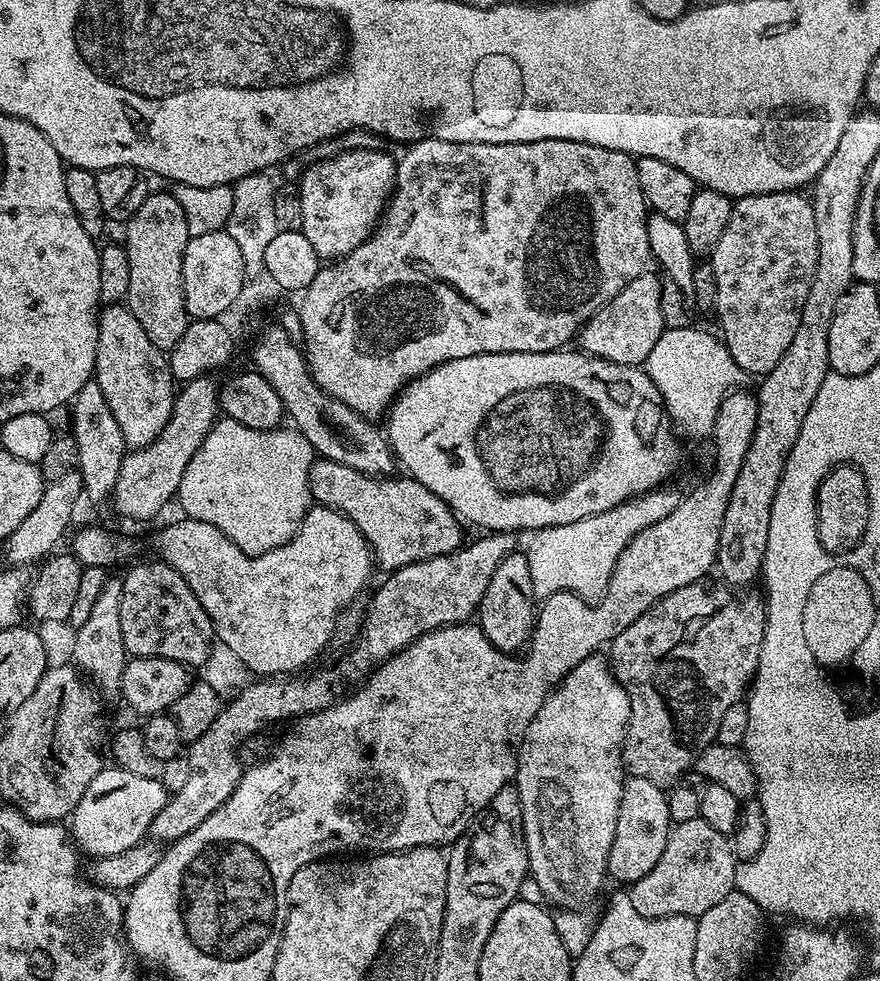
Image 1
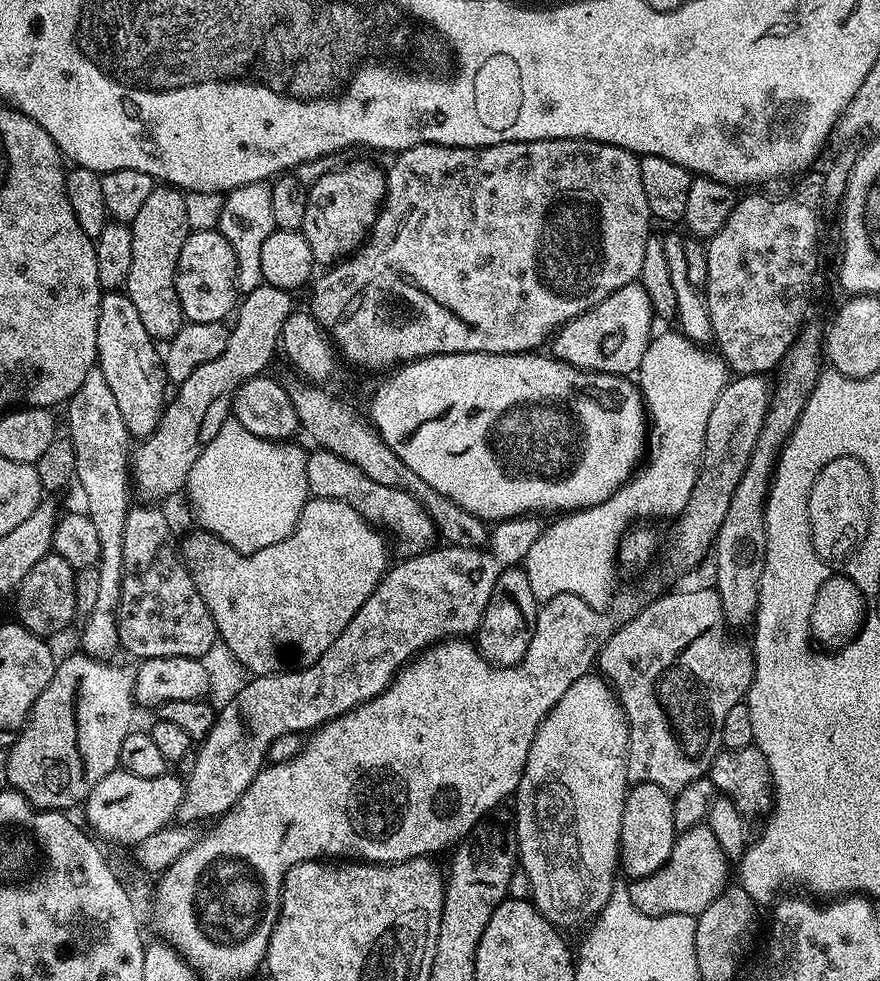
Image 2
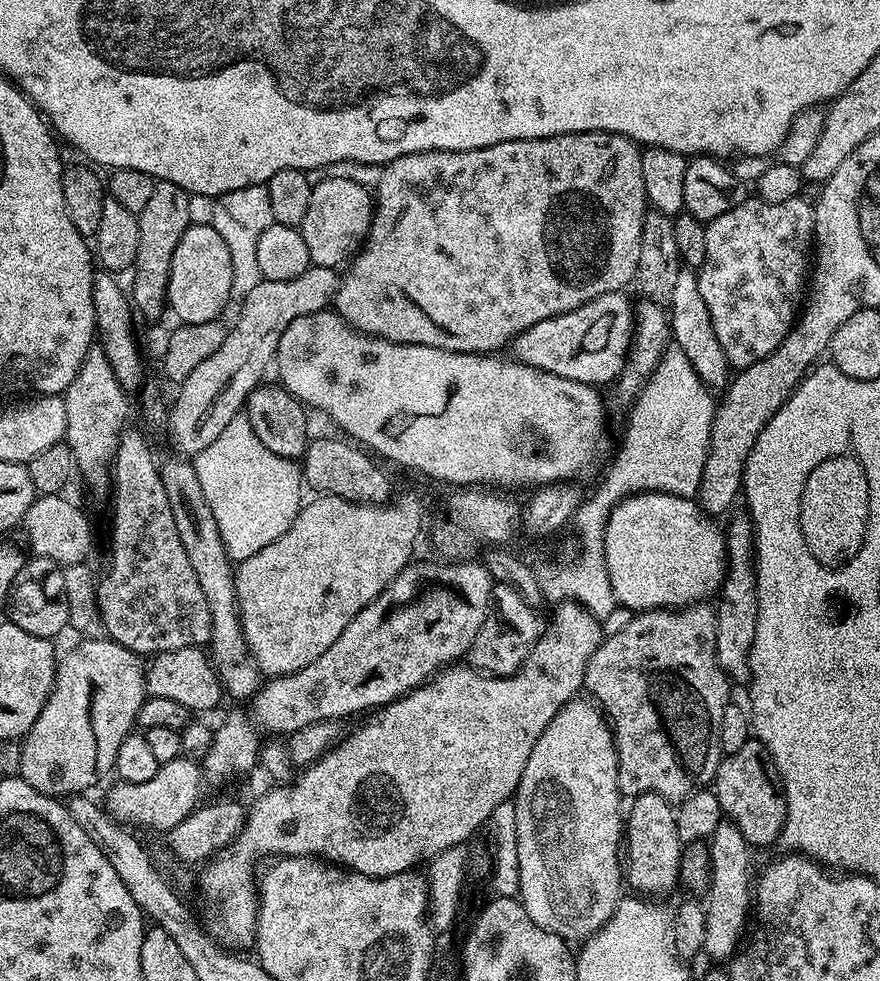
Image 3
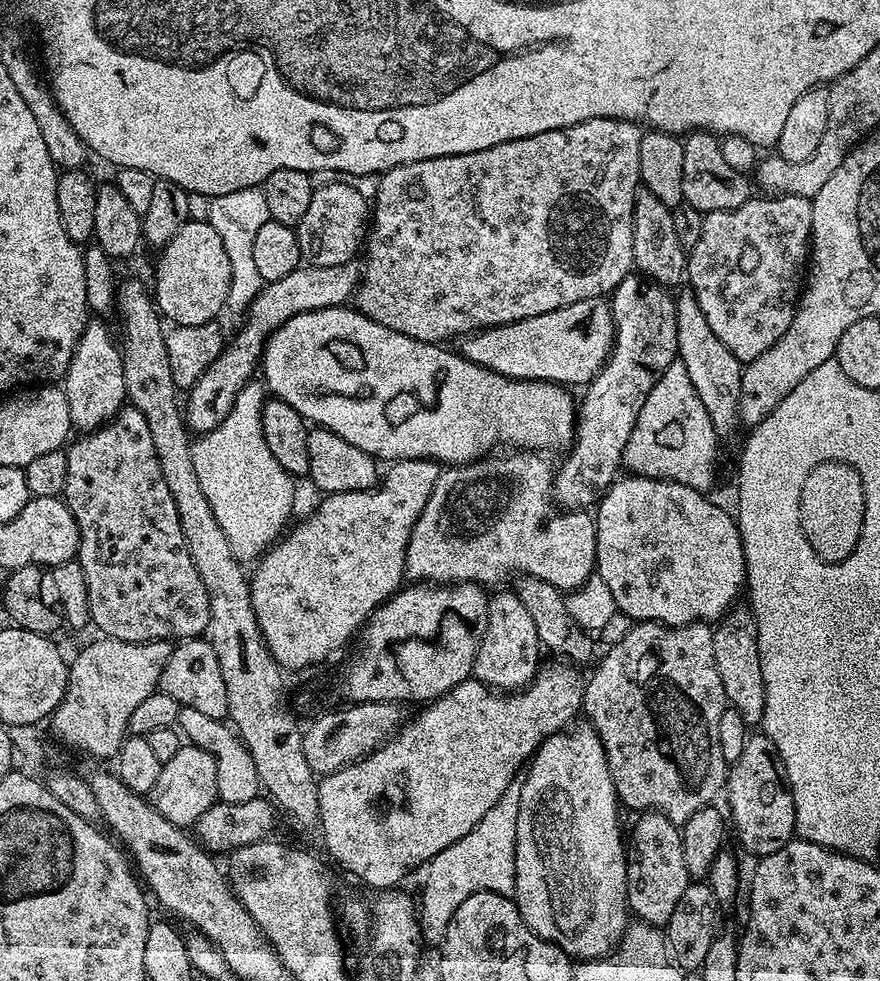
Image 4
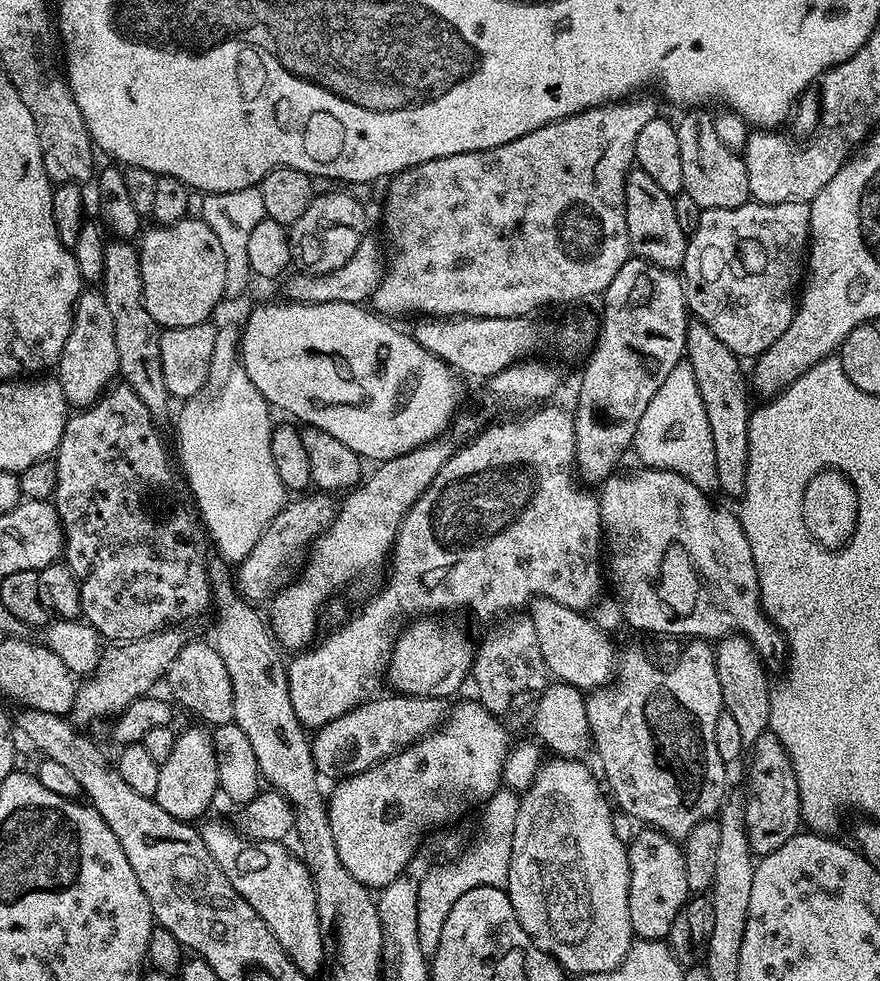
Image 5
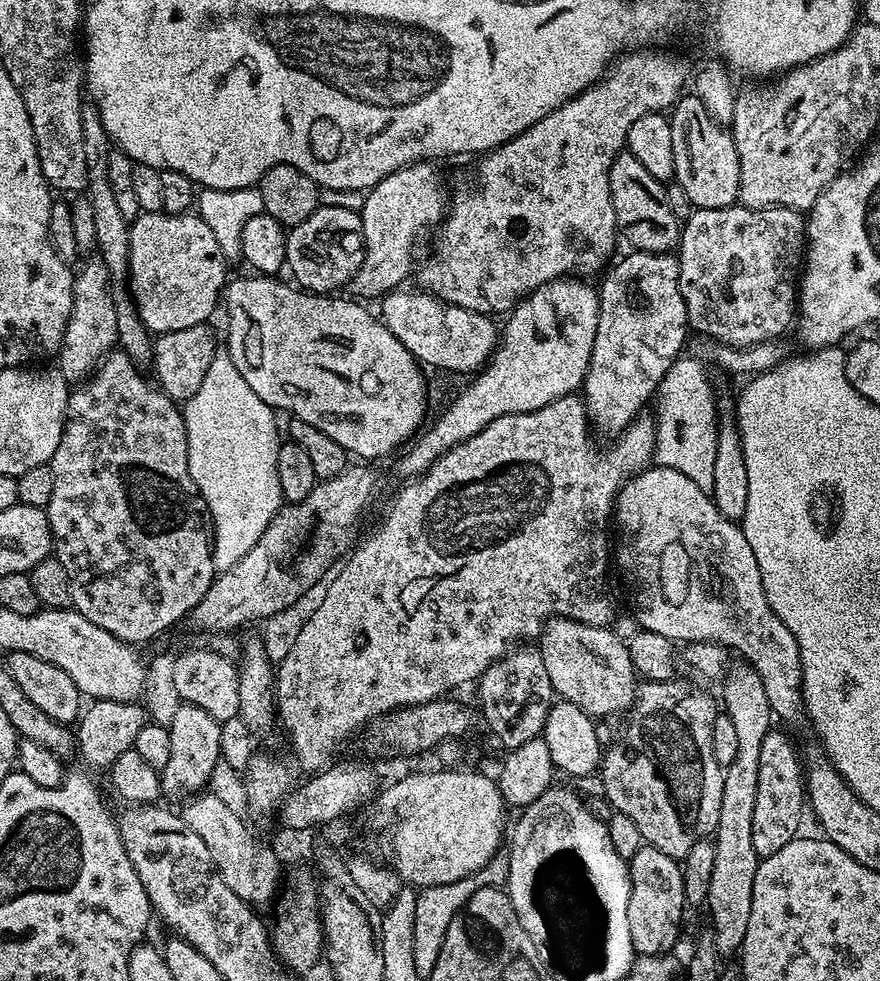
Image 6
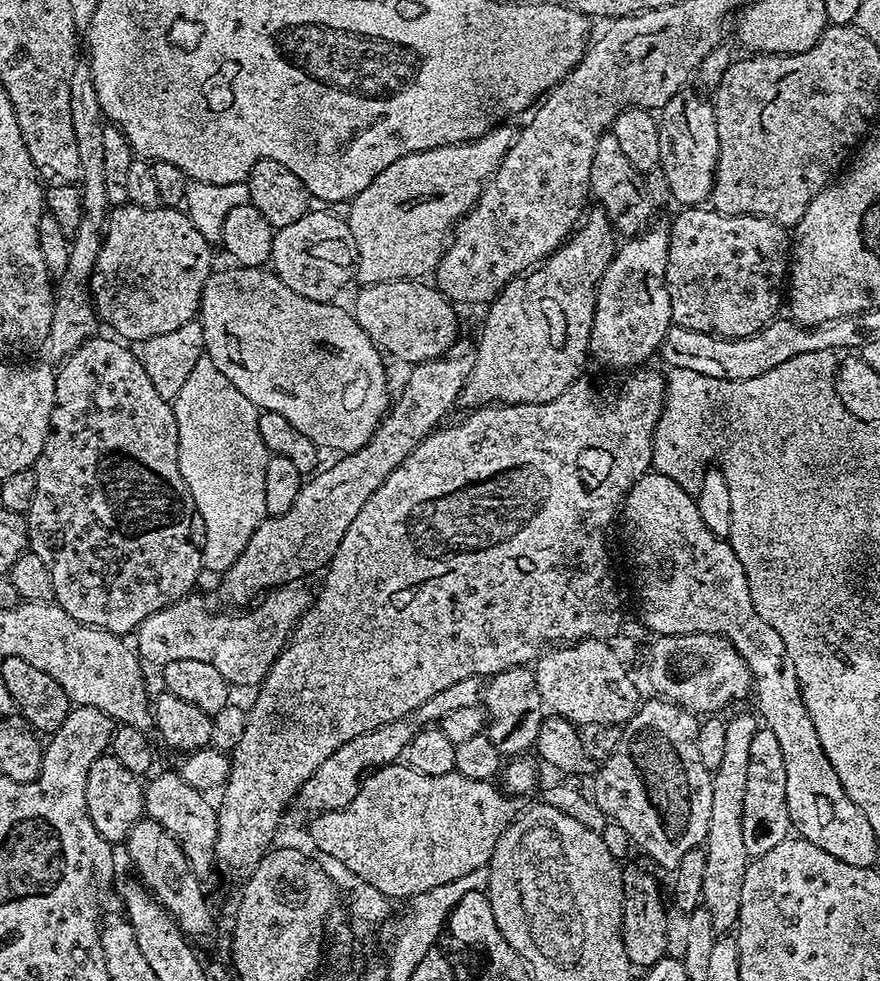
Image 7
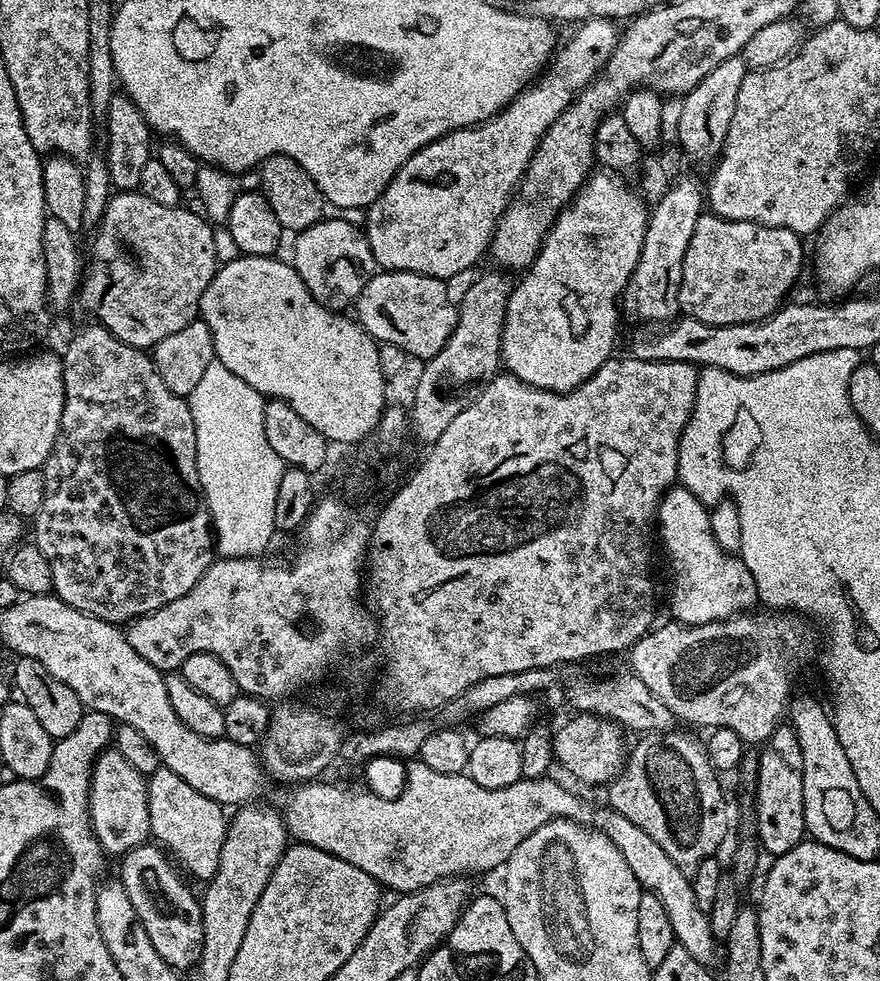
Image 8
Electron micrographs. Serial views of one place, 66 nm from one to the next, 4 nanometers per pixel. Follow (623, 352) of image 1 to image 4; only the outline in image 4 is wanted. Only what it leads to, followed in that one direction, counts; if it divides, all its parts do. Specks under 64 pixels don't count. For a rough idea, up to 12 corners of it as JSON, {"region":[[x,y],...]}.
{"region":[[605,297],[482,328],[458,351],[510,380],[586,386],[616,327]]}

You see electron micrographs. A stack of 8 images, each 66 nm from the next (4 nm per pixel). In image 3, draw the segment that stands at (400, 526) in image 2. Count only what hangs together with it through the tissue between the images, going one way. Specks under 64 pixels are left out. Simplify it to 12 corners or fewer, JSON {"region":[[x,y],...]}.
{"region":[[309,439],[313,493],[389,503],[387,474],[363,447]]}

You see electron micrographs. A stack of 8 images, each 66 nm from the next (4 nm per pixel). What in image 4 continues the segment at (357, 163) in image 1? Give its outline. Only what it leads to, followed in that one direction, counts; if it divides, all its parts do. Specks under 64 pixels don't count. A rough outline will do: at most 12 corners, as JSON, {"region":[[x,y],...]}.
{"region":[[352,185],[313,191],[295,227],[305,265],[355,261],[369,201]]}

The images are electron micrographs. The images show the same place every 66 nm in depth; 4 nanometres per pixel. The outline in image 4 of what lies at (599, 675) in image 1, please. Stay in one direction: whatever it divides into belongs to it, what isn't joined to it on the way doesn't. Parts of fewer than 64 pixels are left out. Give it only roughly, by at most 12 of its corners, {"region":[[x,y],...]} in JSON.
{"region":[[598,734],[523,773],[514,895],[576,962],[630,923],[626,840]]}

